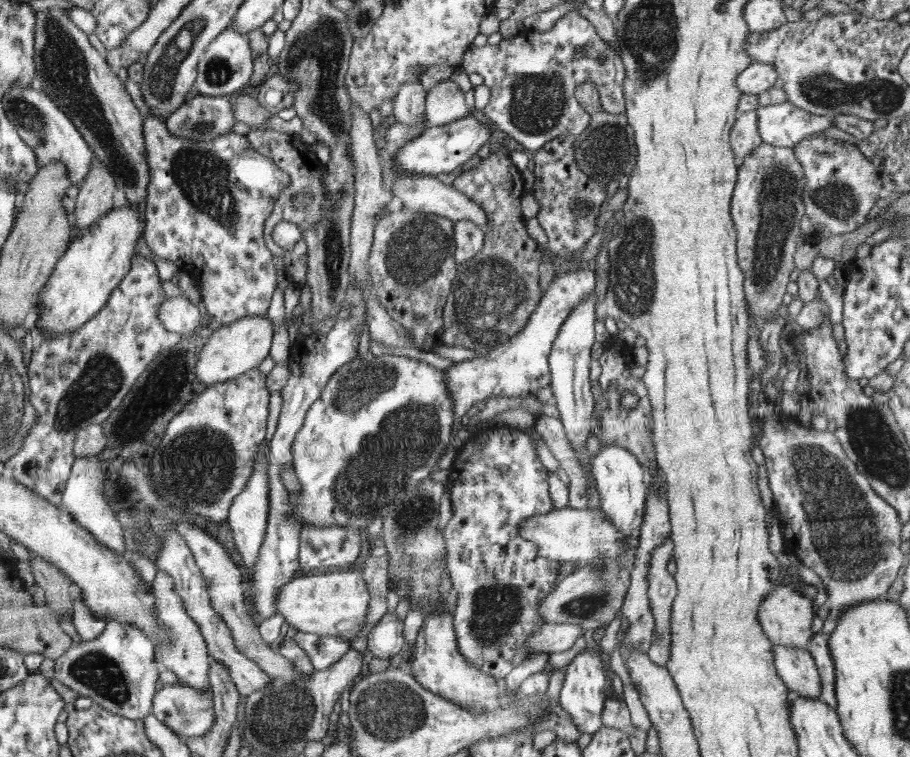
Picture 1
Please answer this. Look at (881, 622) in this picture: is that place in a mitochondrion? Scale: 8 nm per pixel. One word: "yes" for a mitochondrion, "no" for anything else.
no

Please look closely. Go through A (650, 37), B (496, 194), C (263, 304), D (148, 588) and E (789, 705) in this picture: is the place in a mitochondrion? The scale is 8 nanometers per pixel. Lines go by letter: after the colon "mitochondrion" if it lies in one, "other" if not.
A: mitochondrion
B: other
C: other
D: other
E: other

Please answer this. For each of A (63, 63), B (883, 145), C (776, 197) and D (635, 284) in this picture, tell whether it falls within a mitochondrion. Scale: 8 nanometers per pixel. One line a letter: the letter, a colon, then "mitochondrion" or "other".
A: mitochondrion
B: other
C: mitochondrion
D: mitochondrion

